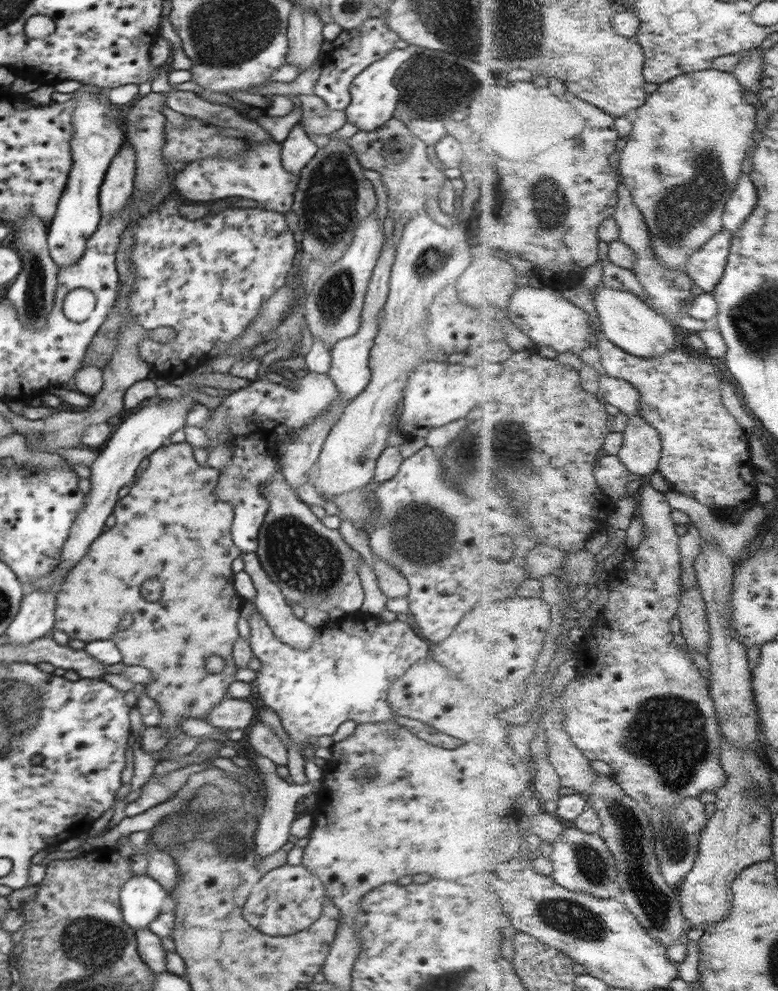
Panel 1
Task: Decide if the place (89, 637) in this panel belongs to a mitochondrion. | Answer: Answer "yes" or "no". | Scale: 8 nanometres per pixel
no

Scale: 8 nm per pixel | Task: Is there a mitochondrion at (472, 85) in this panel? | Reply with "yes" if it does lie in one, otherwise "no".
no

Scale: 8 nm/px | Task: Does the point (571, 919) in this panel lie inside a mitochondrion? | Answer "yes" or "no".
yes

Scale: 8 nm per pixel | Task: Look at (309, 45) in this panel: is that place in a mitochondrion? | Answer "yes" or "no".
no

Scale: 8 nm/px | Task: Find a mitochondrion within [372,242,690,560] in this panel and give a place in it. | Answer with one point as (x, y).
(512, 445)

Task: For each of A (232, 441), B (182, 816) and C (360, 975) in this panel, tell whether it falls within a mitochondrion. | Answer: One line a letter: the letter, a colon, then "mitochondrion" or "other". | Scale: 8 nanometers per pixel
A: other
B: mitochondrion
C: other

